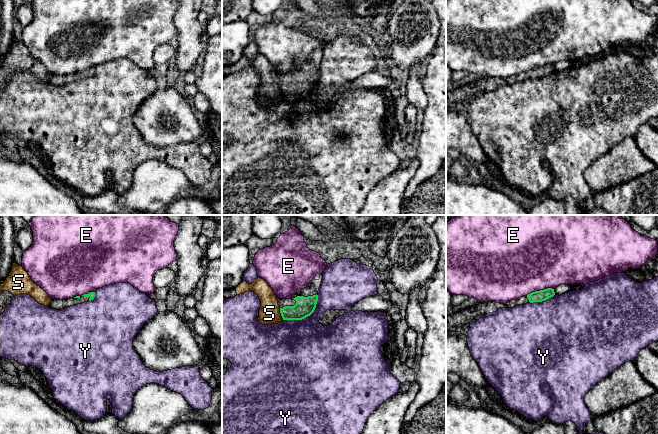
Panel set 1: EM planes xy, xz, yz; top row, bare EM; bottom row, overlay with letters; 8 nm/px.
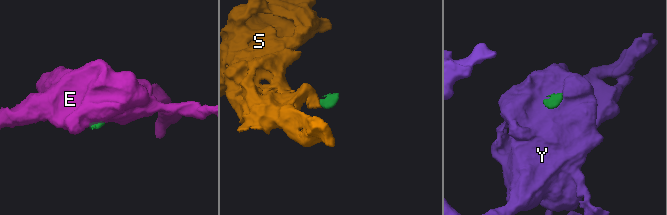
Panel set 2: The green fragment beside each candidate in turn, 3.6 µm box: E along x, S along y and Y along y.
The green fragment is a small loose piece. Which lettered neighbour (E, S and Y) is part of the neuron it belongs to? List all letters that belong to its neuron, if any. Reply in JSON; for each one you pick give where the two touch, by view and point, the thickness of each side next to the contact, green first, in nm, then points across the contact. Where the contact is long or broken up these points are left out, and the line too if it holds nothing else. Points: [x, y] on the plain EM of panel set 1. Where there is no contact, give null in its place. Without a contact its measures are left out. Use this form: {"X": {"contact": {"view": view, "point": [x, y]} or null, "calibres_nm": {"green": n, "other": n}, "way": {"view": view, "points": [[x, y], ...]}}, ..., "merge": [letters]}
{"merge": []}

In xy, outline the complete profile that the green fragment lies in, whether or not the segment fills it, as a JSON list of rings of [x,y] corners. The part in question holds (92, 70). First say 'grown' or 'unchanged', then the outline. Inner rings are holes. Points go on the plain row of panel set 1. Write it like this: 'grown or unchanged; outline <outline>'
grown; outline [[[90,68],[82,72],[76,72],[74,74],[68,74],[64,76],[51,75],[49,83],[55,86],[61,86],[73,81],[78,81],[93,76],[94,73],[95,73],[95,68]]]

